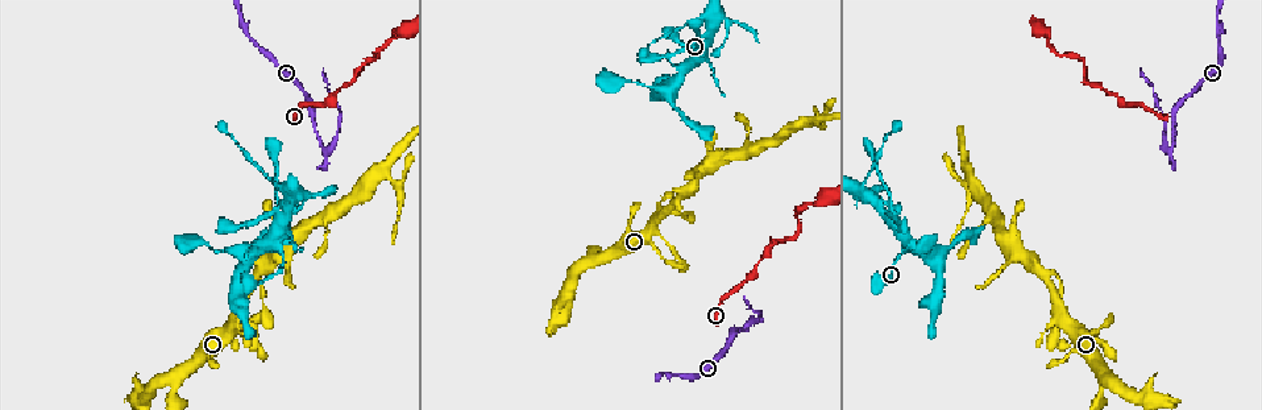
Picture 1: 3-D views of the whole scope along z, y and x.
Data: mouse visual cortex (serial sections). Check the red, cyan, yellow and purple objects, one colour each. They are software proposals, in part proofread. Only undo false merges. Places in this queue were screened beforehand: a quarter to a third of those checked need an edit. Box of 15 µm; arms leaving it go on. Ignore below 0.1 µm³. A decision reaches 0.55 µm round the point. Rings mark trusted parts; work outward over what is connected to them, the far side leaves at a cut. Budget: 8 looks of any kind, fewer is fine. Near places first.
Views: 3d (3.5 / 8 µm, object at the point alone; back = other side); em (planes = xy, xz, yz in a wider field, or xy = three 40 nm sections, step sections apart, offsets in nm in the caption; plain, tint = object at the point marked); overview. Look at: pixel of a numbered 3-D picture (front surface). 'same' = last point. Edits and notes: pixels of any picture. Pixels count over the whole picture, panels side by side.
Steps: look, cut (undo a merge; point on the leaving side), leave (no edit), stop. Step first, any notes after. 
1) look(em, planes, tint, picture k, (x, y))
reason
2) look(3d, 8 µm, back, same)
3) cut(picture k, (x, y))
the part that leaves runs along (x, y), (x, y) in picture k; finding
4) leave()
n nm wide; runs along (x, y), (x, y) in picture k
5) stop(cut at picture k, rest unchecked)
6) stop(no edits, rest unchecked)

look(3d, 3.5 µm, picture 1, (663, 90))

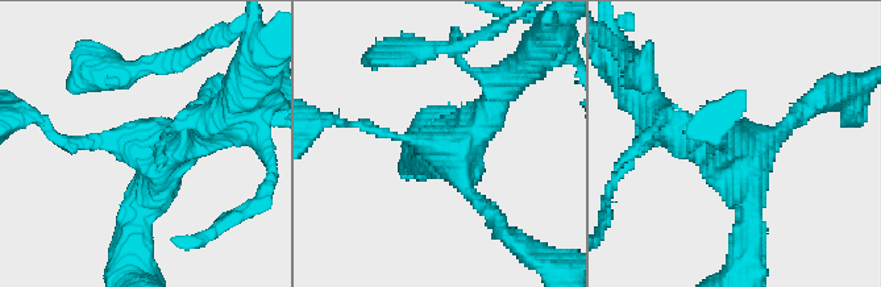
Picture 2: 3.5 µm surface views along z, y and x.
look(em, xy, step 3, tint, picture 2, (734, 143))

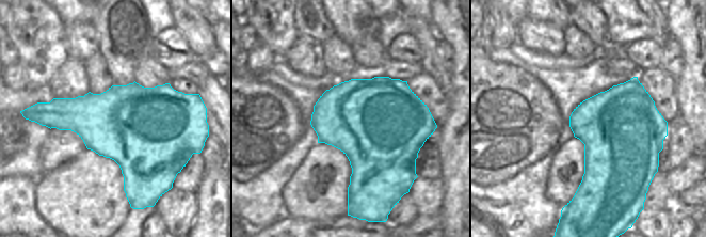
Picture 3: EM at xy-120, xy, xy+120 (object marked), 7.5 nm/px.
leave()
700 nm wide; runs along (211, 128), (158, 161), (129, 233) in picture 2; all the same cell

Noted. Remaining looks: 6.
look(3d, 3.5 µm, picture 1, (797, 237))
abrupt turn

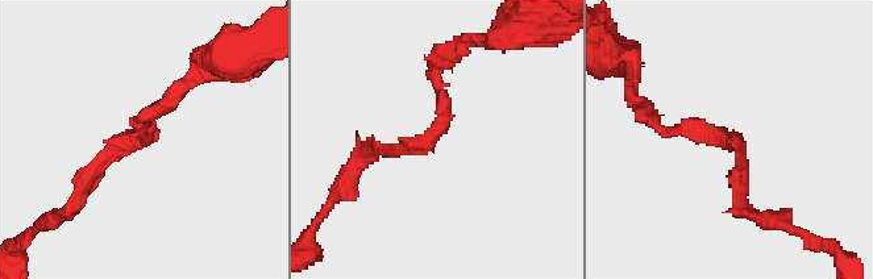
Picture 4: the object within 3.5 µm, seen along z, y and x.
look(em, xy, step 5, plain, picture 4, (721, 135))
need the tissue

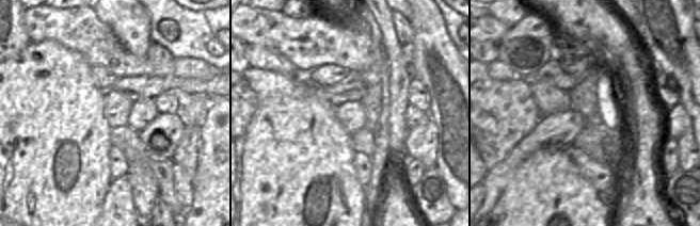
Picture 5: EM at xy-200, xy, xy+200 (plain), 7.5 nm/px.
look(em, xy, step 5, tint, same)

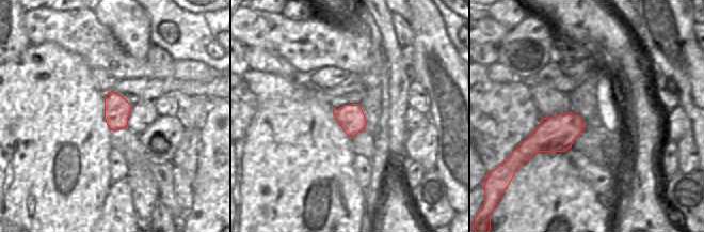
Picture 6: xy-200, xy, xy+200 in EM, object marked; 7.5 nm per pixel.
leave()
200 nm wide; runs along (740, 192), (734, 140), (662, 132), (647, 115) in picture 4; one cell here

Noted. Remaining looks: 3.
look(3d, 3.5 µm, picture 1, (745, 324))
sharp bend

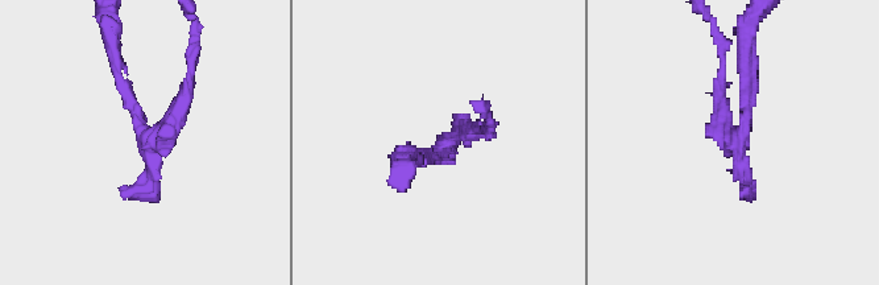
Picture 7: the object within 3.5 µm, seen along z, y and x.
look(em, xy, step 5, tint, picture 7, (733, 141))

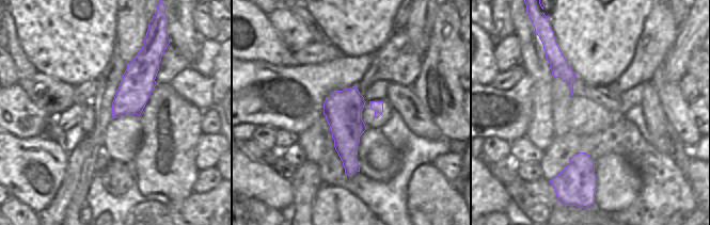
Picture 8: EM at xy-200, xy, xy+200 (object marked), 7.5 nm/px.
look(em, xy, step 1, tint, same)
cut it another way

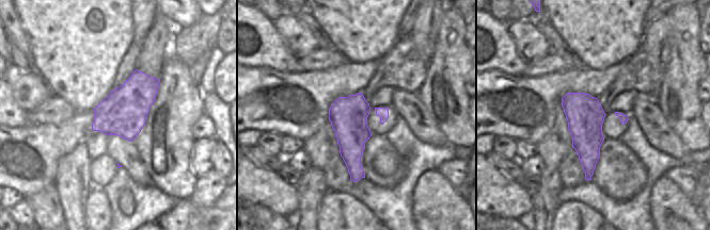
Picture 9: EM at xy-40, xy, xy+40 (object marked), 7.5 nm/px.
cut(picture 7, (721, 91))
the part that leaves runs along (732, 139), (721, 131), (717, 29) in picture 7; a second cell is stuck on

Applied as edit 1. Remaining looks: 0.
stop(cut at picture 7, rest unchecked)

